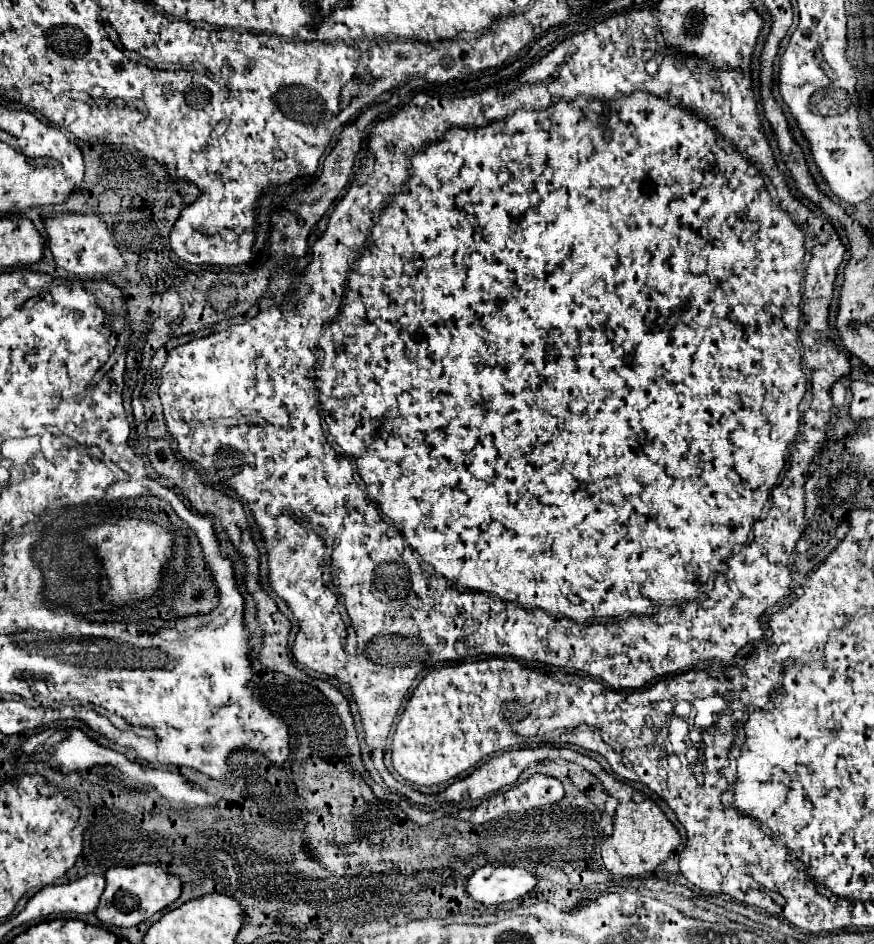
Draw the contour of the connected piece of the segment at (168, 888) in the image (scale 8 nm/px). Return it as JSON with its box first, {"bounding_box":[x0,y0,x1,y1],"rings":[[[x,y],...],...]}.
{"bounding_box":[95,864,181,928],"rings":[[[139,864],[133,868],[109,868],[105,872],[105,880],[107,886],[95,910],[95,916],[101,924],[115,928],[129,928],[149,920],[155,912],[175,902],[181,892],[181,882],[177,880],[177,876],[169,876],[159,866],[147,866],[147,864]]]}

